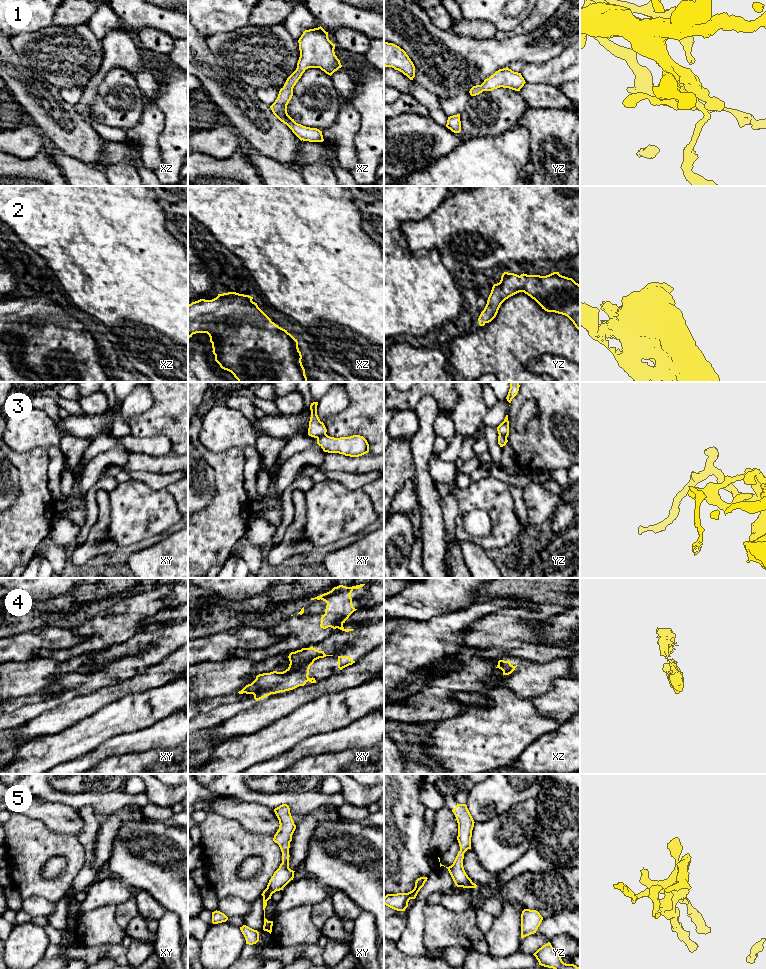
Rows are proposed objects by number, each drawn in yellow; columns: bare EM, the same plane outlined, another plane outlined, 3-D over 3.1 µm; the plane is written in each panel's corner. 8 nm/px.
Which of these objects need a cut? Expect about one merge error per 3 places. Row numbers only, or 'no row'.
3, 4

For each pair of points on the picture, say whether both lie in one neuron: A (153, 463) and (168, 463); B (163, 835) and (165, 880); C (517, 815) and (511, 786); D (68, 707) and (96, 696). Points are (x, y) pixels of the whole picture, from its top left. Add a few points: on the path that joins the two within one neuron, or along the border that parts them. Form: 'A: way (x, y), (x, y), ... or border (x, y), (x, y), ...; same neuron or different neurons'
A: way (157, 463), (164, 463); same neuron
B: way (163, 846), (165, 869); same neuron
C: border (535, 797), (517, 802), (495, 817); different neurons
D: way (75, 707), (89, 703); same neuron

